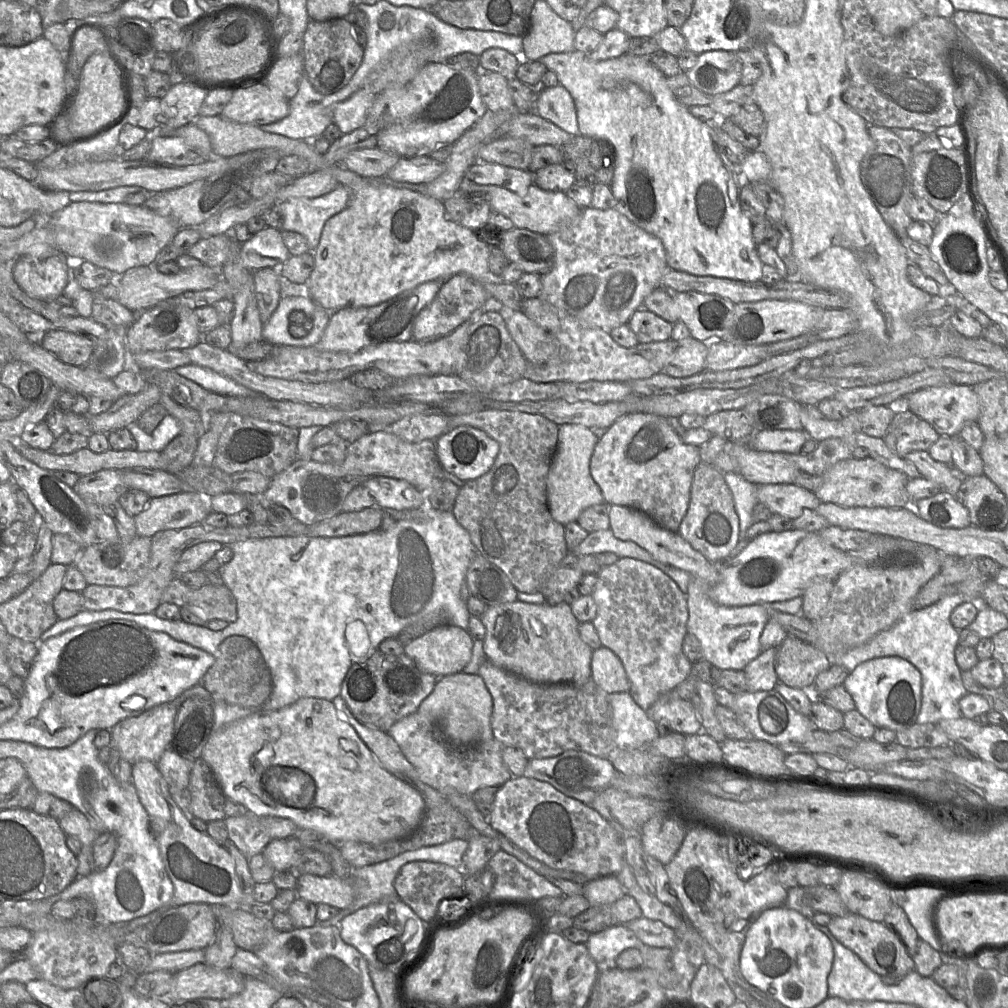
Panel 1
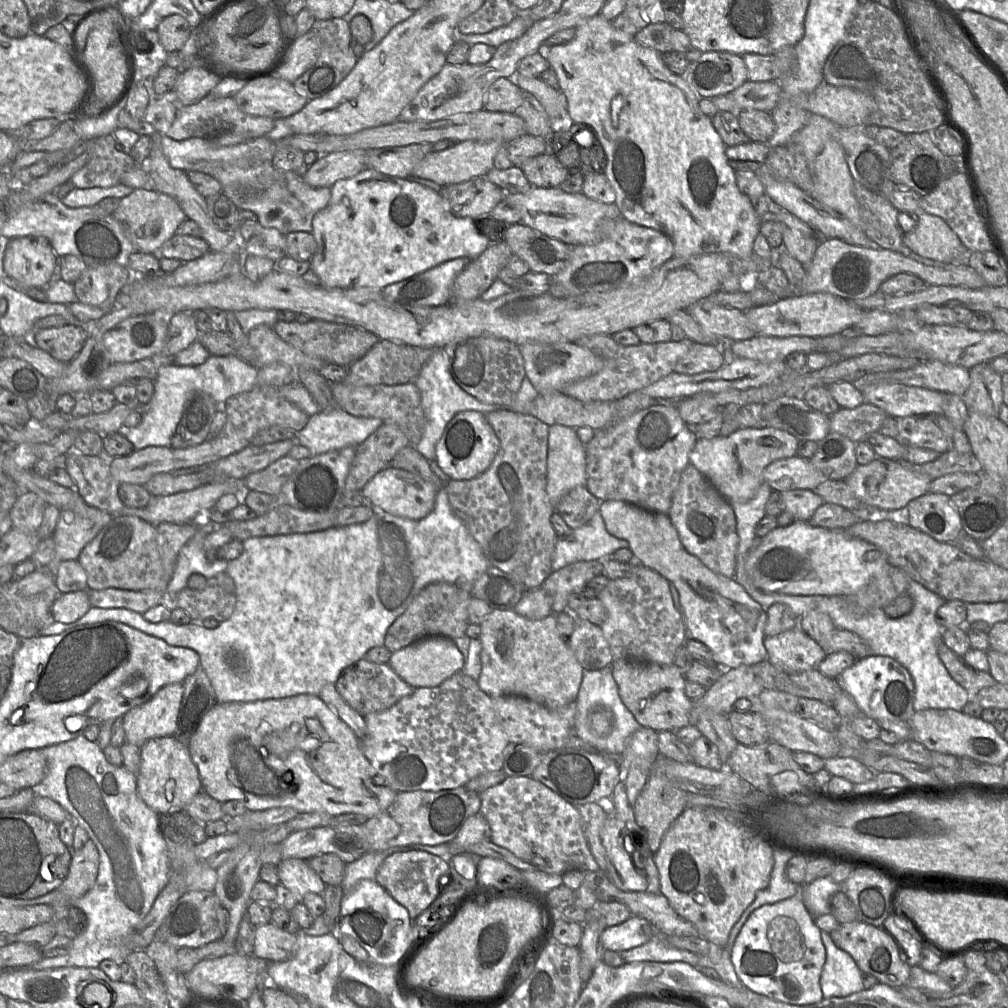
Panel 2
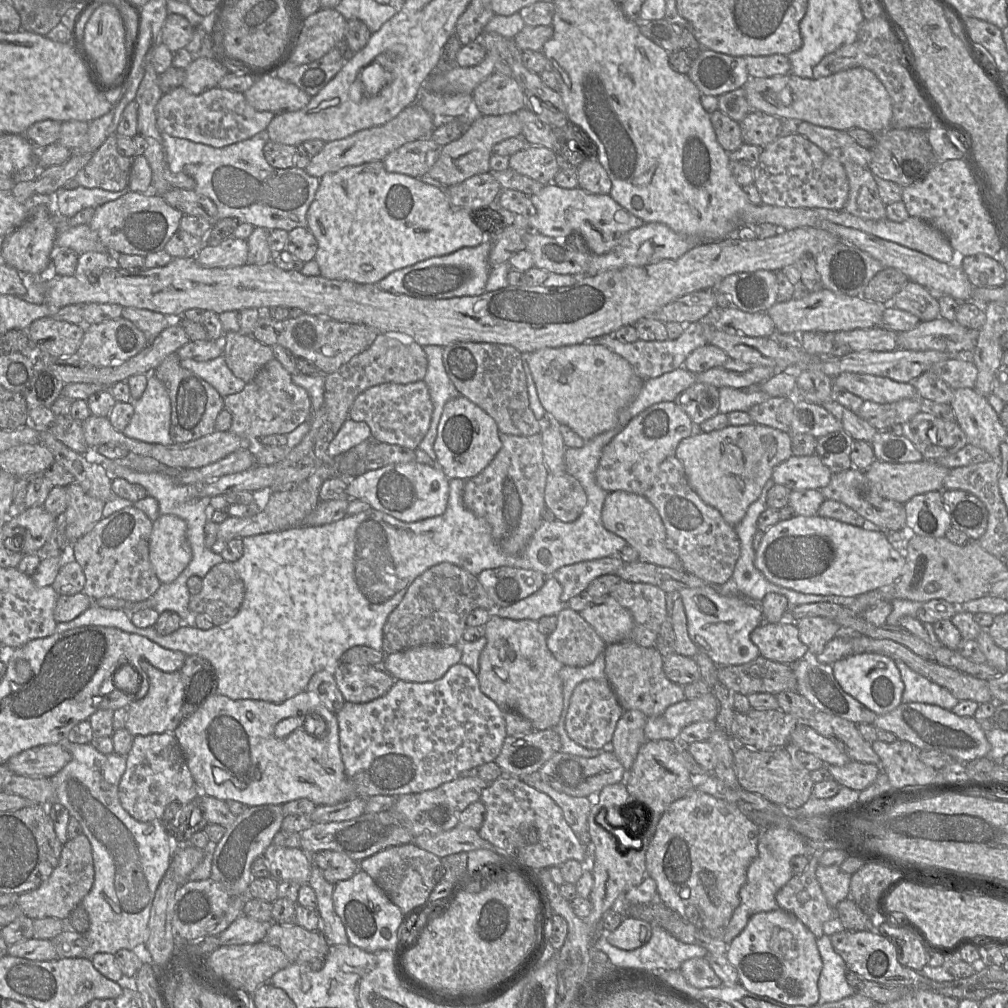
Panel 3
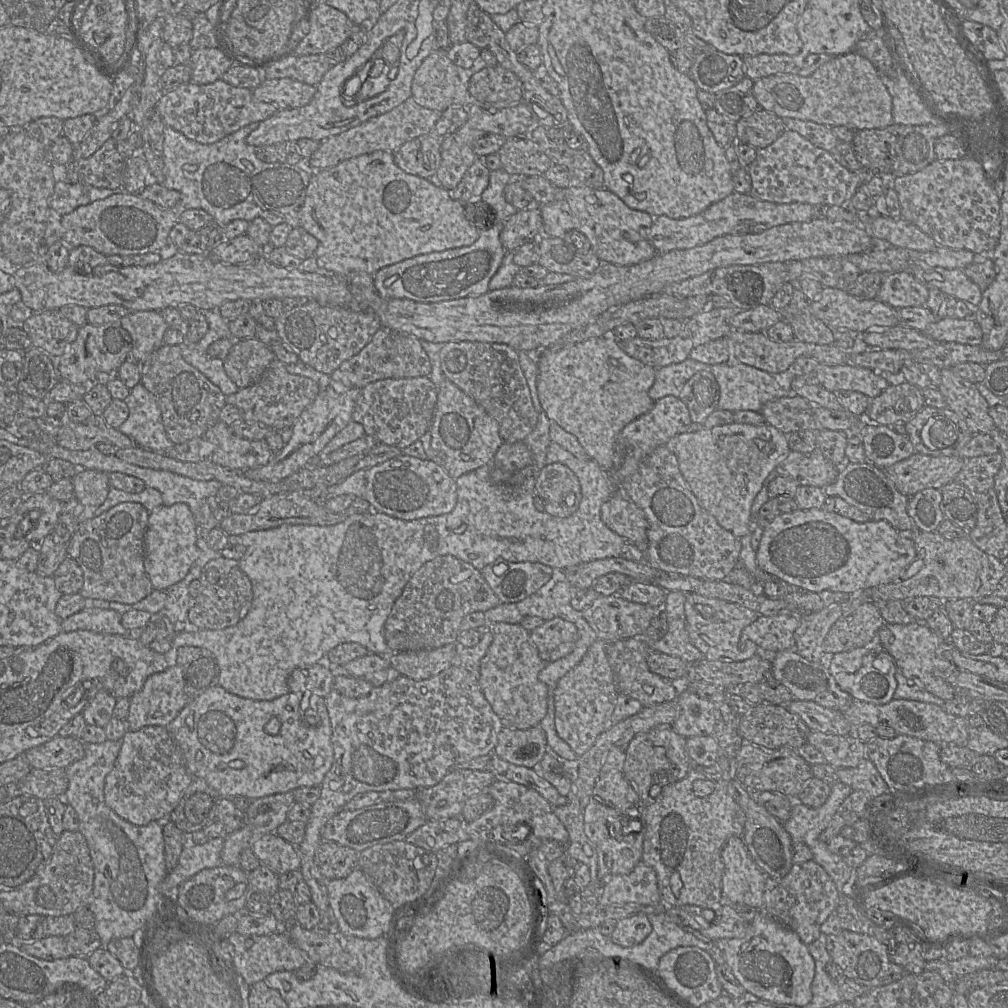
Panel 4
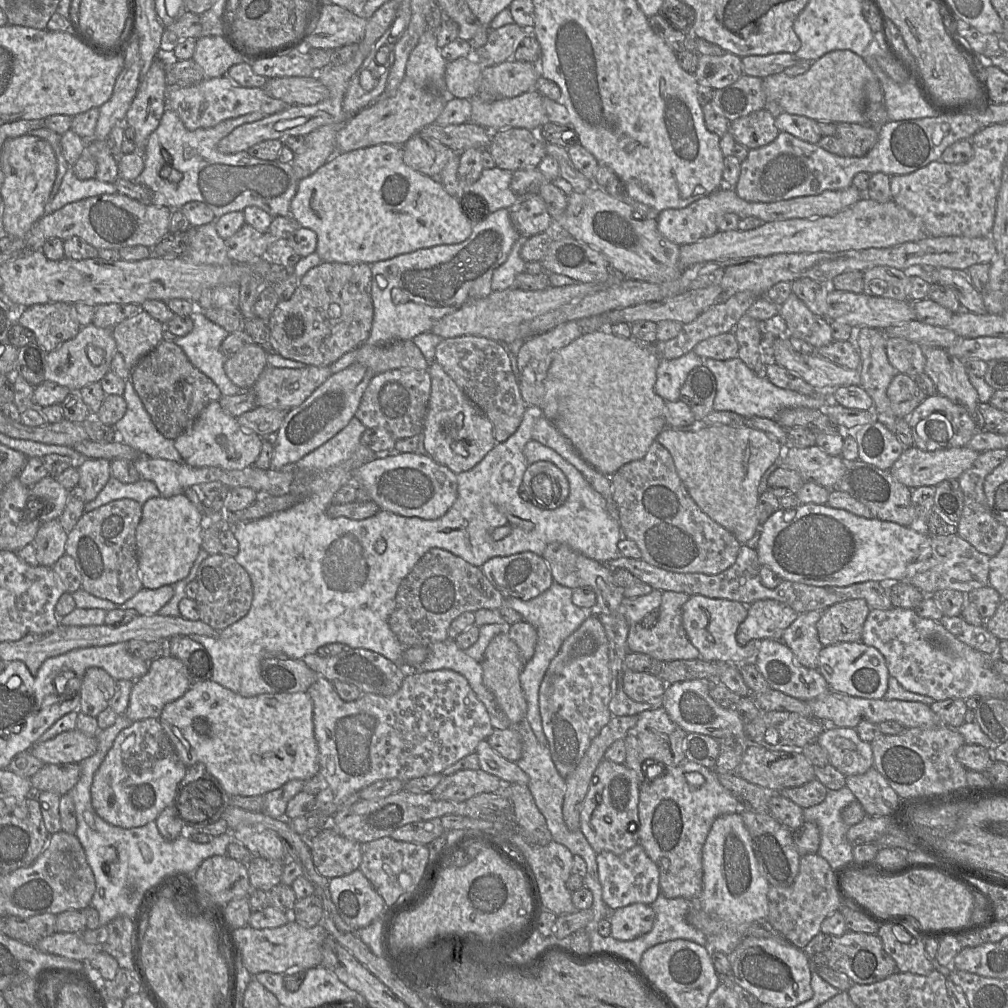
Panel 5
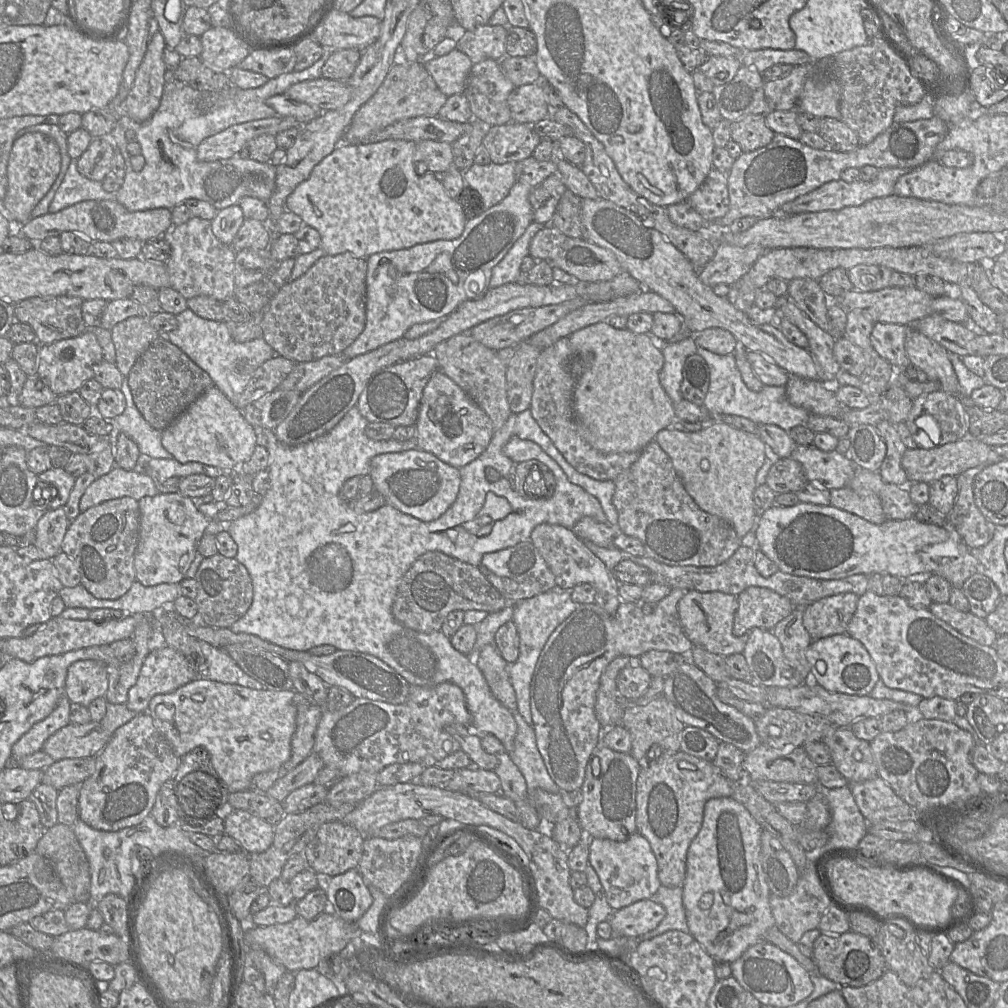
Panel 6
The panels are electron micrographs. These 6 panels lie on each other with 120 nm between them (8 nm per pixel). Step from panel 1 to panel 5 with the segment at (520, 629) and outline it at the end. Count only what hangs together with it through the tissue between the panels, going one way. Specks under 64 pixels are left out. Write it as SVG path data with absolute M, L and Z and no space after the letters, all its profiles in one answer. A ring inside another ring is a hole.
M507 627L506 631L492 639L481 661L484 684L493 693L499 708L511 726L517 726L524 721L527 713L527 701L520 683L520 674L526 662L516 643L509 637Z

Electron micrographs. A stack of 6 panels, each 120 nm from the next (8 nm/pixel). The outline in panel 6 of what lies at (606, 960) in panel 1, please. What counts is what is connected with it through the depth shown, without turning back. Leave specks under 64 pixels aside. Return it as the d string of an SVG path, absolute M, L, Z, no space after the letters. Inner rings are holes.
M651 898L613 911L608 921L615 936L637 938L655 929L665 916L665 908Z

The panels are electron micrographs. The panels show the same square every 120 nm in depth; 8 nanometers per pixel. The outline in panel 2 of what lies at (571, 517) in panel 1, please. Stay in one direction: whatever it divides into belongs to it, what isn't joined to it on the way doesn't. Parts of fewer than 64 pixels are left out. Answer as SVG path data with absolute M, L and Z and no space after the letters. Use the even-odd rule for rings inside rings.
M549 426L547 494L554 506L570 490L587 485L587 452L576 429Z

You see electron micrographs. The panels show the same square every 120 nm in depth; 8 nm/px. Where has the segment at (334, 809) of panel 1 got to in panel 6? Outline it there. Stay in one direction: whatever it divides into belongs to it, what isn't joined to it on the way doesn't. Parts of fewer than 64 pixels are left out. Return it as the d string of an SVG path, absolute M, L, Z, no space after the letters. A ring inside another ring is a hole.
M198 677L174 692L155 695L149 703L147 713L179 757L196 747L204 747L210 755L214 770L228 790L241 792L252 788L252 779L256 774L278 769L289 760L291 739L296 729L295 694L294 690L257 690Z

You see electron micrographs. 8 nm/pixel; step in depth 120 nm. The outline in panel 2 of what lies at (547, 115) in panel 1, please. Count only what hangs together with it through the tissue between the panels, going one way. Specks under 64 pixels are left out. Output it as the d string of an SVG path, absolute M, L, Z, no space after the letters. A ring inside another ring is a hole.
M517 70L508 79L515 83L522 91L530 93L538 100L554 124L553 131L556 131L555 126L558 126L560 130L566 130L574 123L568 116L567 100L565 94L560 89L556 90L548 86L539 77L525 77L519 74Z

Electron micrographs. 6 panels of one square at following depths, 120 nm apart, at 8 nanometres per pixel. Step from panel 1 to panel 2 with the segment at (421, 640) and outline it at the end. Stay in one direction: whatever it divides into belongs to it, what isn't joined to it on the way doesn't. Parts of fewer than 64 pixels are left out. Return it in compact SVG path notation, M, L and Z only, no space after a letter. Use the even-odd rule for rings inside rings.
M442 636L425 637L409 646L392 652L388 664L413 688L435 687L460 672L464 667L464 657L455 642Z

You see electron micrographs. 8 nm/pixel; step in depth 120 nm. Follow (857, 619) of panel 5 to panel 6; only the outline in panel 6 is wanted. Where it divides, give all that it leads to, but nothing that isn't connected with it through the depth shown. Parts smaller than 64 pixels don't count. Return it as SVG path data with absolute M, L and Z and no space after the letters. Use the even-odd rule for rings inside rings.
M842 593L827 596L803 607L803 626L813 640L846 634L859 596Z

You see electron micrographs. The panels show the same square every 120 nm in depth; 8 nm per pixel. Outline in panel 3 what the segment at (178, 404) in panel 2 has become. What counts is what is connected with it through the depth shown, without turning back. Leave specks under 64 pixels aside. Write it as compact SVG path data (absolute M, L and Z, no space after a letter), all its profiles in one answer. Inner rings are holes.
M223 355L204 362L181 359L179 363L213 386L223 398L241 392L246 385L228 368ZM148 375L147 387L138 400L133 402L134 413L129 424L122 433L132 439L146 443L170 445L172 442L169 428L171 419L171 403L165 385L154 375Z

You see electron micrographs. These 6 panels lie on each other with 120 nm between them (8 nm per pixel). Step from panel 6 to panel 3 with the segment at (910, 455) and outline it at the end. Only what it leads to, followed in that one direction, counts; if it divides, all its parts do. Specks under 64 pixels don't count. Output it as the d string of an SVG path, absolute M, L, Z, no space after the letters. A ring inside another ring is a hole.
M927 459L908 463L888 463L875 460L866 471L866 475L884 498L905 504L916 495L944 490L944 481L950 470L934 460Z

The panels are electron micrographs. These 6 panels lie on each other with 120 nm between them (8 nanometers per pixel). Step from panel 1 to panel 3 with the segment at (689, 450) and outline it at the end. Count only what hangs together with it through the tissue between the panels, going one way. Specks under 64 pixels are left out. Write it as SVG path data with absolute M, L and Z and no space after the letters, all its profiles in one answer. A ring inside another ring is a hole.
M674 401L660 402L642 411L603 449L596 470L598 485L608 493L626 491L644 495L652 486L660 464L675 455L682 439L692 435L691 423Z

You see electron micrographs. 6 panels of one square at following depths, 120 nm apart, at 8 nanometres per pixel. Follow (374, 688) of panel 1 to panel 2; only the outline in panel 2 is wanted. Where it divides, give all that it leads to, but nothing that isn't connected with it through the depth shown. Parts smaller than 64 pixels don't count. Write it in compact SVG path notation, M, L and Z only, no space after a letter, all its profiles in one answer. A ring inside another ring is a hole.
M365 658L345 668L335 685L343 699L363 716L387 710L414 691L414 688L406 683L388 663L378 664Z

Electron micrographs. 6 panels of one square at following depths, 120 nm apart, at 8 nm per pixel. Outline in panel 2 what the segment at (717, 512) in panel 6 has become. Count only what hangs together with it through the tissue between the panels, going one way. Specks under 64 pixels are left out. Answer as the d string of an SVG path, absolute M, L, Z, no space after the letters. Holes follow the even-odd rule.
M773 427L739 428L728 436L698 438L689 453L689 463L729 502L746 502L764 482L764 469L775 460L795 456L798 441L788 432Z

